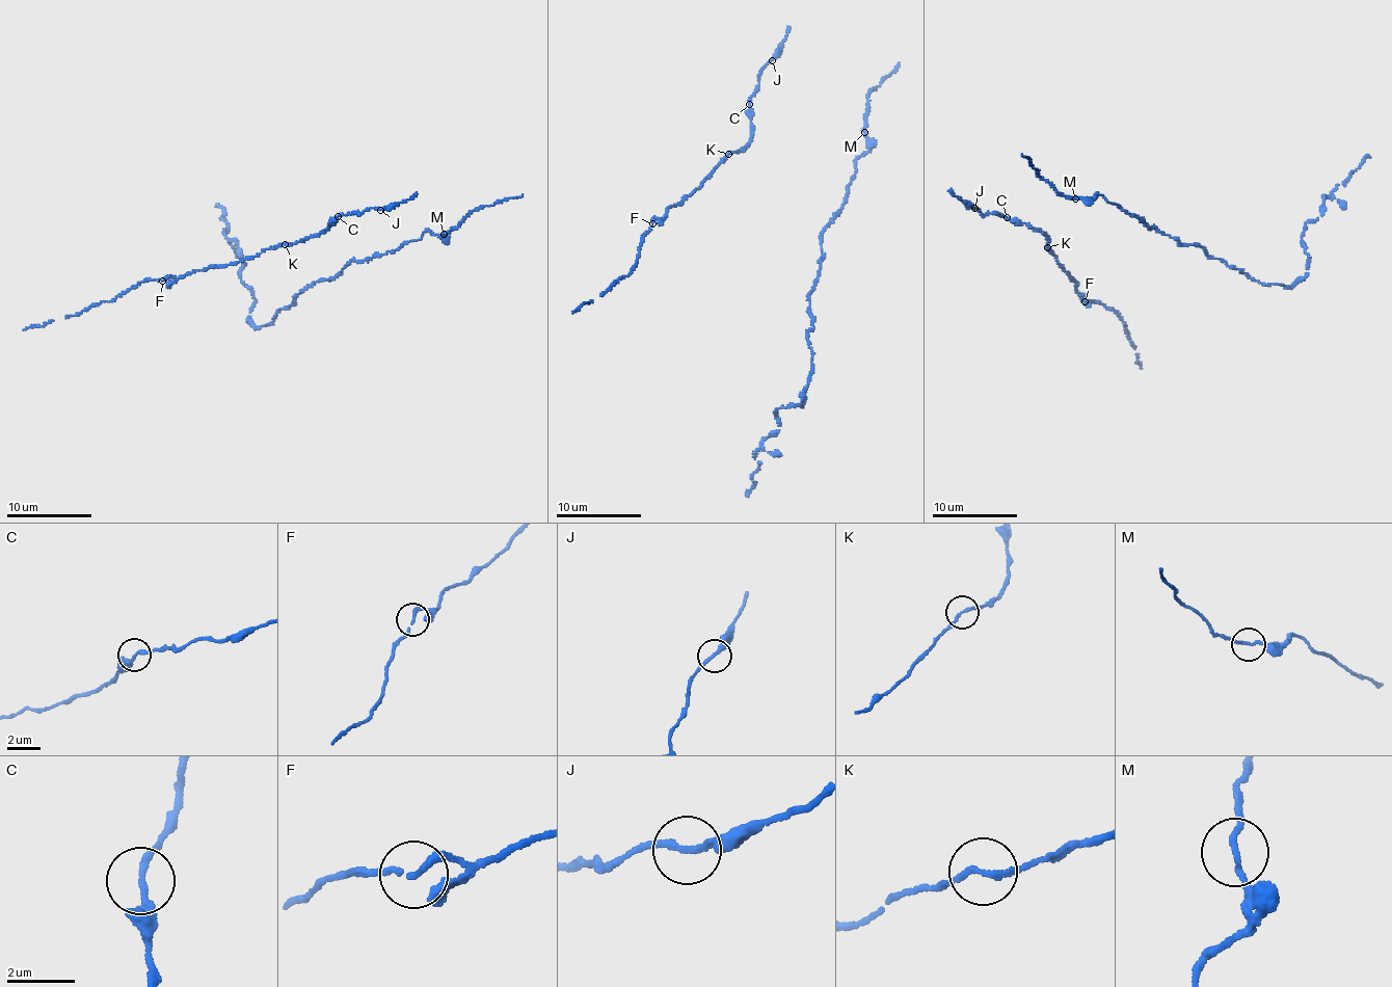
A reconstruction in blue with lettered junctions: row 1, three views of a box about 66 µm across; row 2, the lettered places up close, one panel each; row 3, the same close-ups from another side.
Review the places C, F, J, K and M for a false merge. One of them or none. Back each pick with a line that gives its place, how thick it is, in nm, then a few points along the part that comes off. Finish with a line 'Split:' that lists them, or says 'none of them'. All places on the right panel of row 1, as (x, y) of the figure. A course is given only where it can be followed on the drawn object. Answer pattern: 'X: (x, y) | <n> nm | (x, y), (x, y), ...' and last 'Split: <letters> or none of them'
Split: none of them

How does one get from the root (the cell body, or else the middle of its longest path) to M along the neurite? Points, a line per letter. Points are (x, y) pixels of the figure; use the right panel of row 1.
M: (1037, 177), (1051, 183), (1056, 192), (1075, 199)

